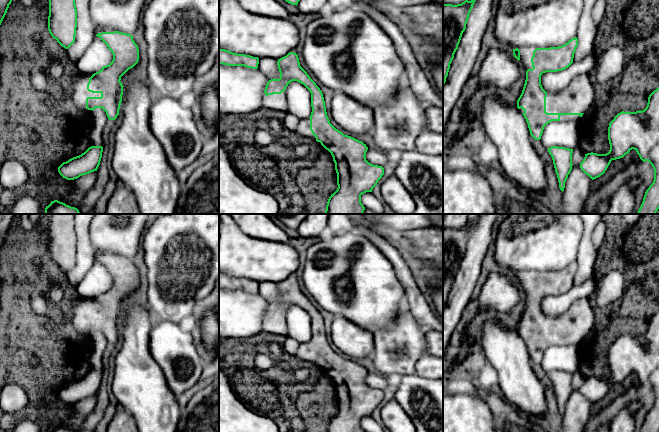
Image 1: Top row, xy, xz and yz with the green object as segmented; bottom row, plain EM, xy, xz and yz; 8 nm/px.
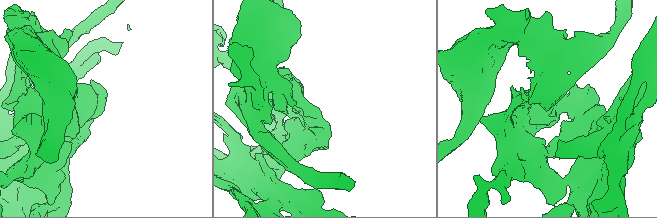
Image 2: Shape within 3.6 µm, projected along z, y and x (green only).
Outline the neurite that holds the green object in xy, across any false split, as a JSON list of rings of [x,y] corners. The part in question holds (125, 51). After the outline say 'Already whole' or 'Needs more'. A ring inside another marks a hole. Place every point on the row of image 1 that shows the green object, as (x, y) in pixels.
[[[119,31],[96,34],[113,54],[109,65],[94,74],[77,77],[70,101],[78,108],[102,108],[109,120],[119,115],[123,85],[121,77],[139,61],[139,49],[133,36]]]. Needs more

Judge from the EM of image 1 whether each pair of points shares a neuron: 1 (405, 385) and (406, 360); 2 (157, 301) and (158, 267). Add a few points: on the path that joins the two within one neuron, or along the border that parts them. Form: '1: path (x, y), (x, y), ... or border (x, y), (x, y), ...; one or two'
1: border (414, 372), (397, 378); two
2: path (158, 293), (158, 275); one

